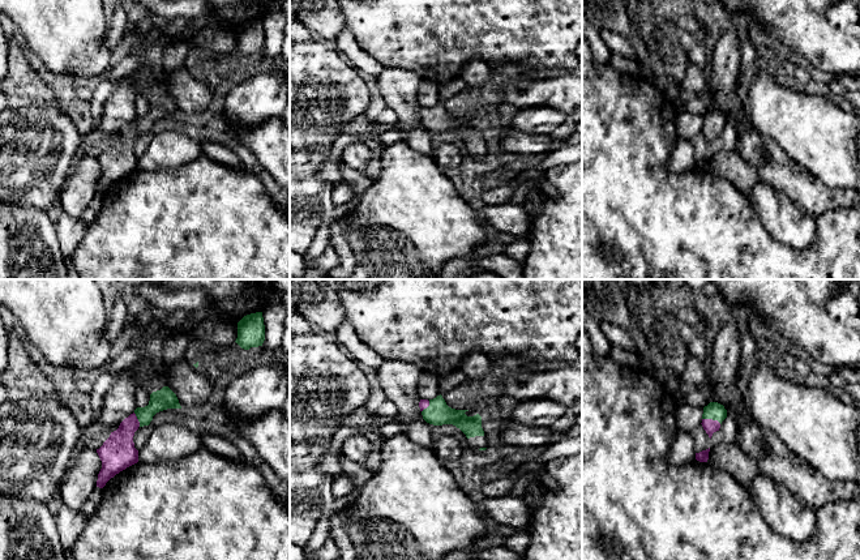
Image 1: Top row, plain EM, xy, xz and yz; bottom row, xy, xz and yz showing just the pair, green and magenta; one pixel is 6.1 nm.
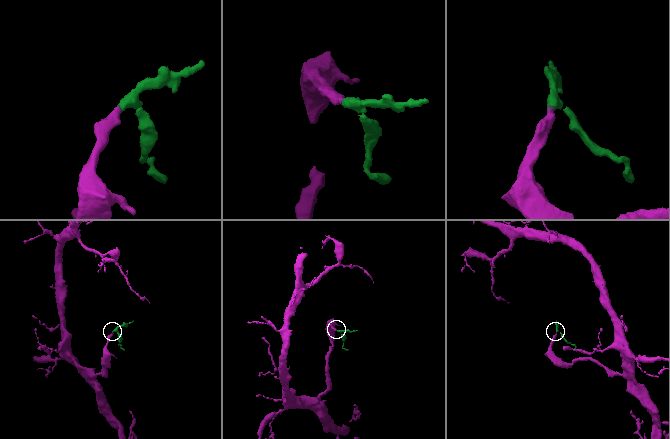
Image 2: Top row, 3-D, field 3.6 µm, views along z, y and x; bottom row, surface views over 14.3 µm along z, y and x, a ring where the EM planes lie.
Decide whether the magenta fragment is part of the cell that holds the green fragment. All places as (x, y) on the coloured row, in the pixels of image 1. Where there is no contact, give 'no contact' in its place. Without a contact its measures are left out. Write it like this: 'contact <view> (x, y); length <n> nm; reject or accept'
contact yz (711, 418); length 120 nm; accept

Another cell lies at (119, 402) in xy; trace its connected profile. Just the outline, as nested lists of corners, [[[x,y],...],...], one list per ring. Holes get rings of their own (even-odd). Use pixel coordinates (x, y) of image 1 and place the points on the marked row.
[[[129,368],[117,372],[116,381],[103,398],[98,424],[116,426],[137,409],[134,393],[138,382],[129,375]]]

